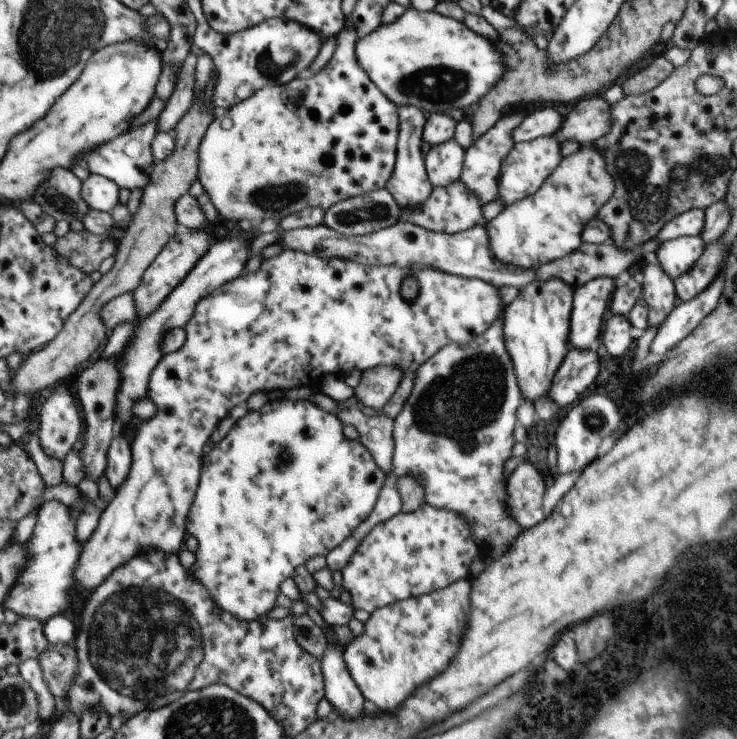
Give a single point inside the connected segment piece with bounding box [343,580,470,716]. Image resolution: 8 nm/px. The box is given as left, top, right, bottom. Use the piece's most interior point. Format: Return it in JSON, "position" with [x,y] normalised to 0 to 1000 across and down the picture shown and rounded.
{"position":[548,873]}

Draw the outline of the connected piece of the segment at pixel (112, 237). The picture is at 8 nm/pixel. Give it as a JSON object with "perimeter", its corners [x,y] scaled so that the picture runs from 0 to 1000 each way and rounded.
{"perimeter":[[[147,313],[137,319],[122,314],[95,314],[79,323],[75,336],[80,345],[91,348],[103,363],[132,373],[138,355],[161,340],[161,319]]]}

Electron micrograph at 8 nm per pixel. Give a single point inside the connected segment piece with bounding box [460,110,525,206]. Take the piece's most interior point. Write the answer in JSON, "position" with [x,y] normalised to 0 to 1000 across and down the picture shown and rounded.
{"position":[655,217]}

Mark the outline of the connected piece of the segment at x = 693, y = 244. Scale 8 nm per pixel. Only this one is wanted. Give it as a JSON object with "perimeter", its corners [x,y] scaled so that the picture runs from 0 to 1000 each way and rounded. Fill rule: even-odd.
{"perimeter":[[[951,318],[925,319],[898,327],[890,338],[893,355],[908,373],[920,373],[934,369],[957,342],[958,327]]]}

